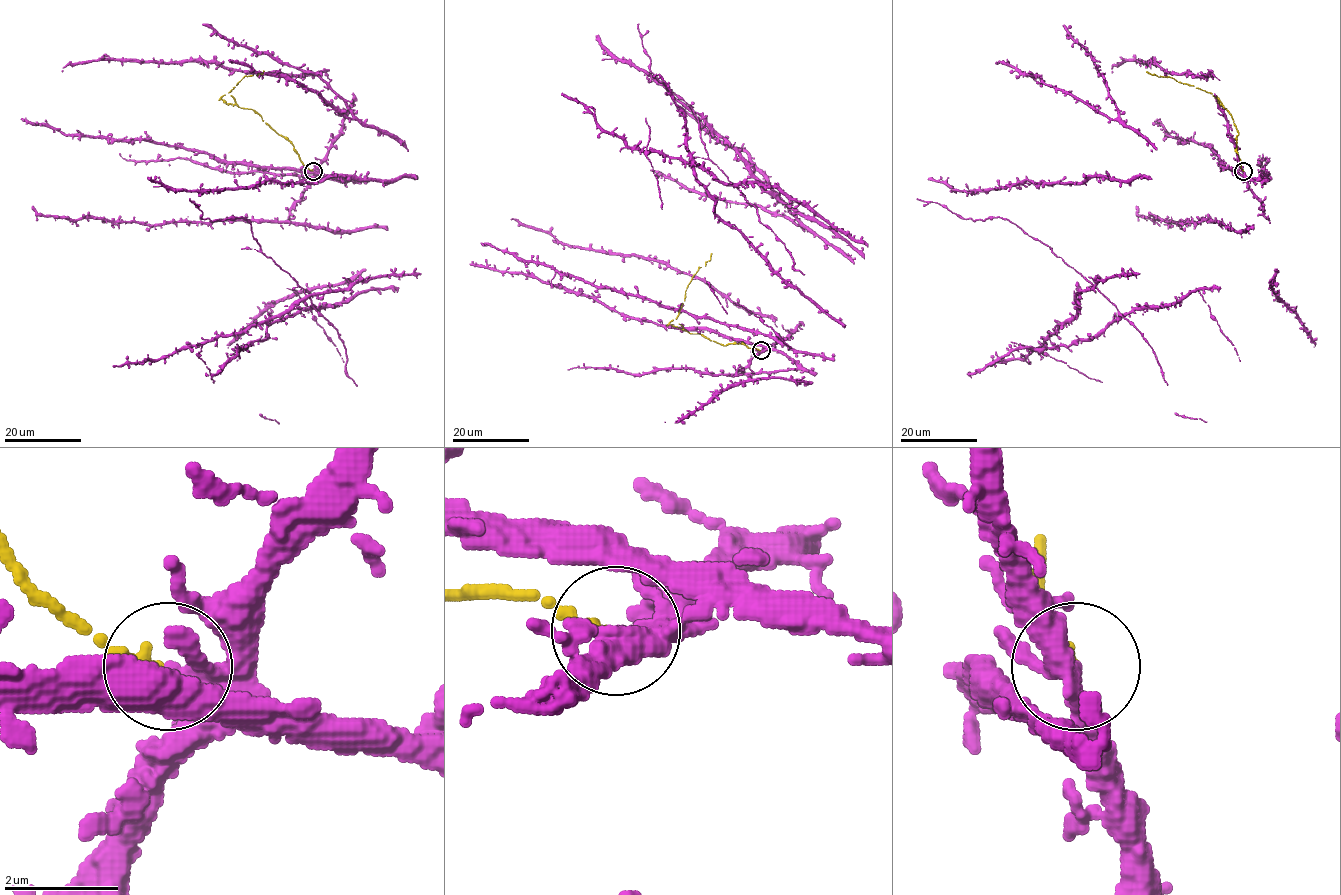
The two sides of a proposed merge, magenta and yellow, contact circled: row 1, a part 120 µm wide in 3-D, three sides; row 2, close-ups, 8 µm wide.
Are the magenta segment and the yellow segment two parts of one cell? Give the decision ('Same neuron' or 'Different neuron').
Different neuron

